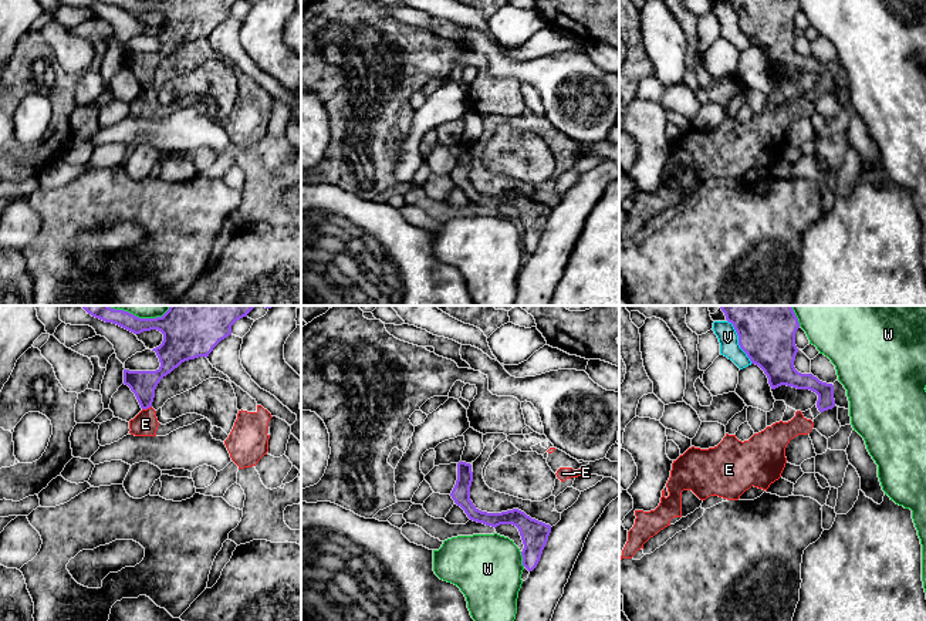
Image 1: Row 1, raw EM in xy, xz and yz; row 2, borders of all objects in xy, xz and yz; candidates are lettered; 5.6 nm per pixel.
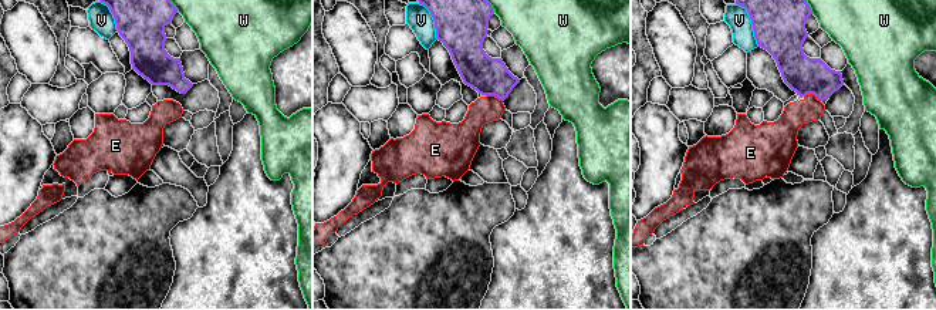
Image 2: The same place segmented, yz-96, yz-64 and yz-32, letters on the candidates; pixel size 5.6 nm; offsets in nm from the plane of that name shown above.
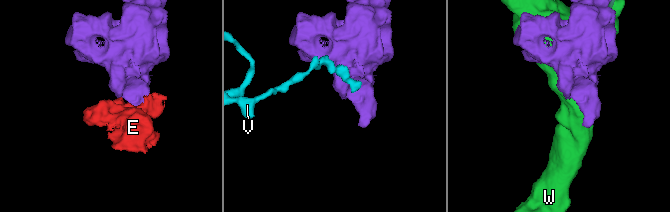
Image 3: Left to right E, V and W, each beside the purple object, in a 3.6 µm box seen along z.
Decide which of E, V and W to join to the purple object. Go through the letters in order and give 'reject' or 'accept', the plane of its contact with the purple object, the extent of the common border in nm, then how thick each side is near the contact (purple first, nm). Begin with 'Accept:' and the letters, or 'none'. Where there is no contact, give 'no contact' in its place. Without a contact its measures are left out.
Accept: none
E: reject; meets purple in xy; contact 60 nm long; 150 nm thick on the purple side, 140 nm on the other
V: reject; meets purple in yz; contact 280 nm long; 360 nm thick on the purple side, 110 nm on the other
W: reject; meets purple in xy; contact 360 nm long; 220 nm thick on the purple side, 140 nm on the other

